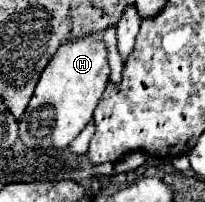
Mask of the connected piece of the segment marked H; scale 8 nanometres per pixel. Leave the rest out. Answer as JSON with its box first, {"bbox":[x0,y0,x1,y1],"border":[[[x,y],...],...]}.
{"bbox":[19,34,109,148],"border":[[[101,34],[63,42],[37,82],[27,112],[19,122],[19,138],[29,148],[67,148],[91,120],[107,80],[109,64]]]}

